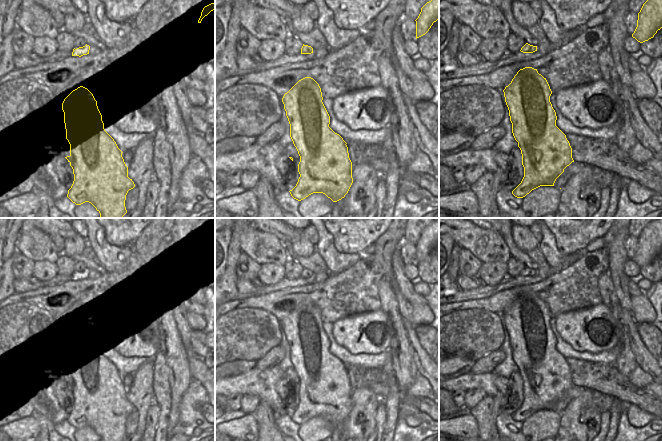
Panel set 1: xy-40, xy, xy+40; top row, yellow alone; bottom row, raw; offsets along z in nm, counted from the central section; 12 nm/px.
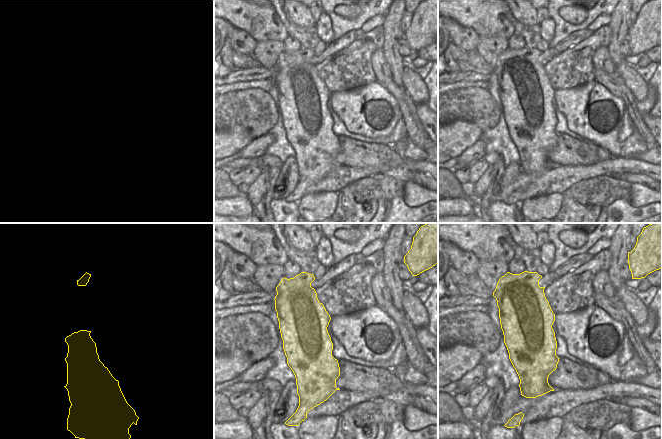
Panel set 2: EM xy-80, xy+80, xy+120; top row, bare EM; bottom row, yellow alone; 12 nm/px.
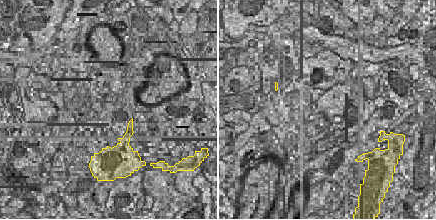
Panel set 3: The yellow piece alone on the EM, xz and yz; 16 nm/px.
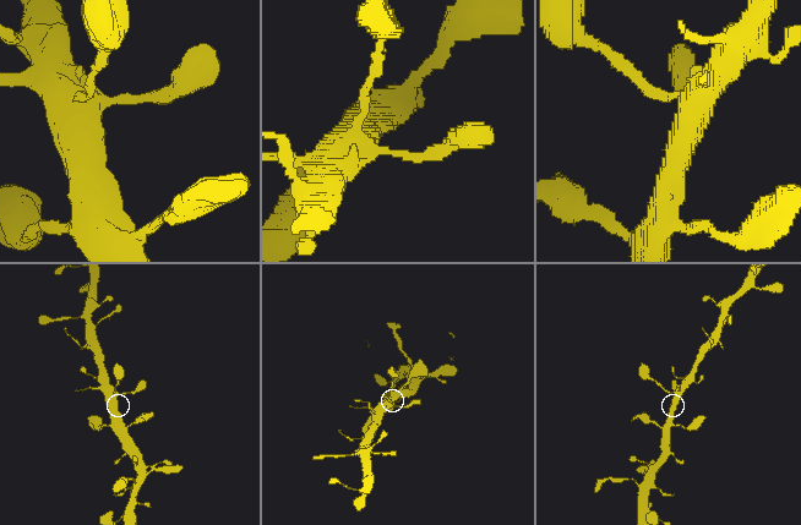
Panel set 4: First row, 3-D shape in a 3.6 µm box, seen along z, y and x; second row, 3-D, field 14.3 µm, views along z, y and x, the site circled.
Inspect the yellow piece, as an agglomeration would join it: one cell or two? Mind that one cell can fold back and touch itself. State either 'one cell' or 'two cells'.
one cell

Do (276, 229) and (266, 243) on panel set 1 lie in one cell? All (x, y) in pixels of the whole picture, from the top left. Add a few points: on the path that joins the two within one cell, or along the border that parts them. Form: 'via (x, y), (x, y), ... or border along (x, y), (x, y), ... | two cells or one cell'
border along (256, 228), (272, 233), (284, 247) | two cells

